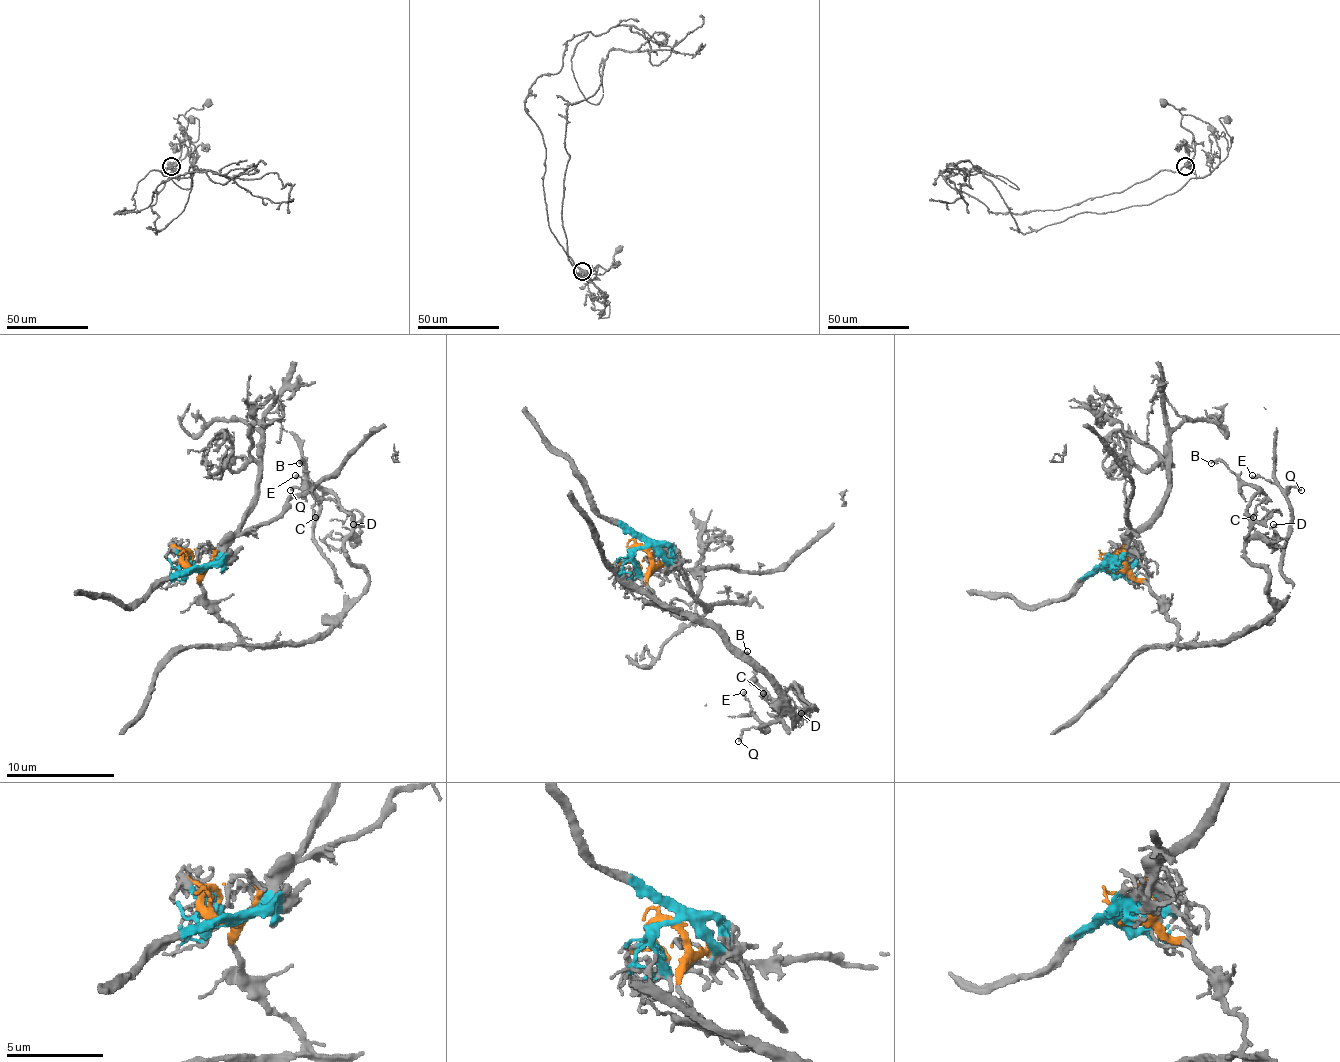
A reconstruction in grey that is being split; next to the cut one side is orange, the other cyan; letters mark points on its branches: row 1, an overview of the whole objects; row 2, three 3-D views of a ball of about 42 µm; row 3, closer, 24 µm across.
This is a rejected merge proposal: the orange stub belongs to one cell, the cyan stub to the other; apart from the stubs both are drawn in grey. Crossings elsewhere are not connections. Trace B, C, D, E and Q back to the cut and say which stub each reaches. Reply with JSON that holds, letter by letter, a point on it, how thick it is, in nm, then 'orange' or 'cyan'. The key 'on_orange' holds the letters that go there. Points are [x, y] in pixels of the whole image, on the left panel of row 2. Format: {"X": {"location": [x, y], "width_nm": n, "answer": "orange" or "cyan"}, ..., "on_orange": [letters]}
{"B": {"location": [299, 463], "width_nm": 160, "answer": "orange"}, "C": {"location": [315, 517], "width_nm": 170, "answer": "orange"}, "D": {"location": [353, 524], "width_nm": 170, "answer": "orange"}, "E": {"location": [295, 475], "width_nm": 110, "answer": "orange"}, "Q": {"location": [290, 490], "width_nm": 150, "answer": "orange"}, "on_orange": ["B", "C", "D", "E", "Q"]}

